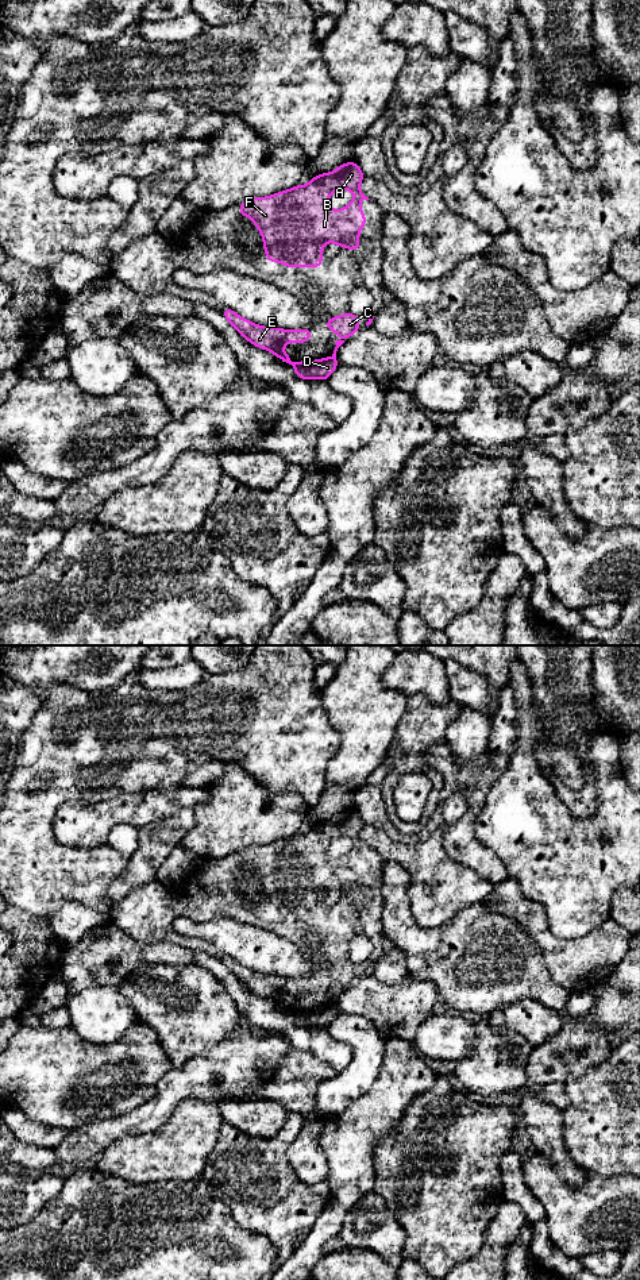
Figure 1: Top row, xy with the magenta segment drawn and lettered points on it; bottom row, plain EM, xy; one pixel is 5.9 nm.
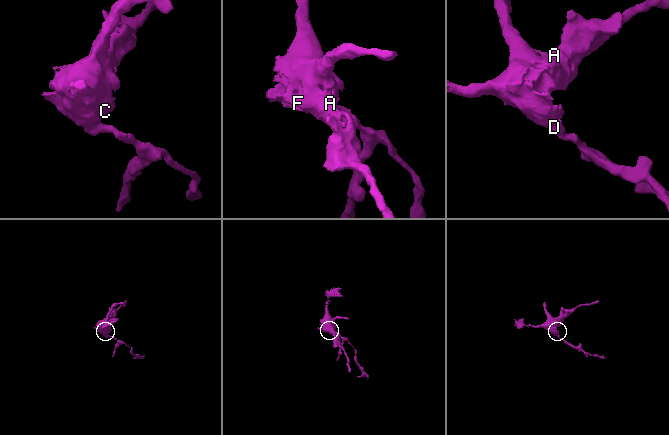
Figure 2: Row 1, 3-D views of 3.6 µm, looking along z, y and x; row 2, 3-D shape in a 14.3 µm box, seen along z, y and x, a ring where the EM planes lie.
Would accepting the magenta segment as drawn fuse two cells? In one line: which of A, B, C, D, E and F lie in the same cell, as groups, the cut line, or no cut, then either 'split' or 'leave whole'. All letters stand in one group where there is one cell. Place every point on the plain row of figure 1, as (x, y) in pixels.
A B C E F / D; cut in xy along (316, 1009), (295, 1017); split

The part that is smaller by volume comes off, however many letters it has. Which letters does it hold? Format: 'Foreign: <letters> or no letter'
Foreign: D

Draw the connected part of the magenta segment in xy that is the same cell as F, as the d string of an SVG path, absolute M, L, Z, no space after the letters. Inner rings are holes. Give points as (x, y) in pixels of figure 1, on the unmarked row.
M348 809L331 821L313 824L306 833L296 833L288 838L267 845L251 845L240 852L239 865L248 864L263 887L266 909L275 913L277 905L285 915L321 915L325 890L335 890L338 895L361 899L358 882L366 874L367 864L361 859L361 848L370 848L361 840L365 821L356 810ZM339 837L350 837L354 848L339 859L328 855L329 844Z

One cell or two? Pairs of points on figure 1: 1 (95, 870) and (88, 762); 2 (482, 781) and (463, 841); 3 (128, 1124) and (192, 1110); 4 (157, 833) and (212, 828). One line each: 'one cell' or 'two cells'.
1: one cell
2: one cell
3: two cells
4: two cells

